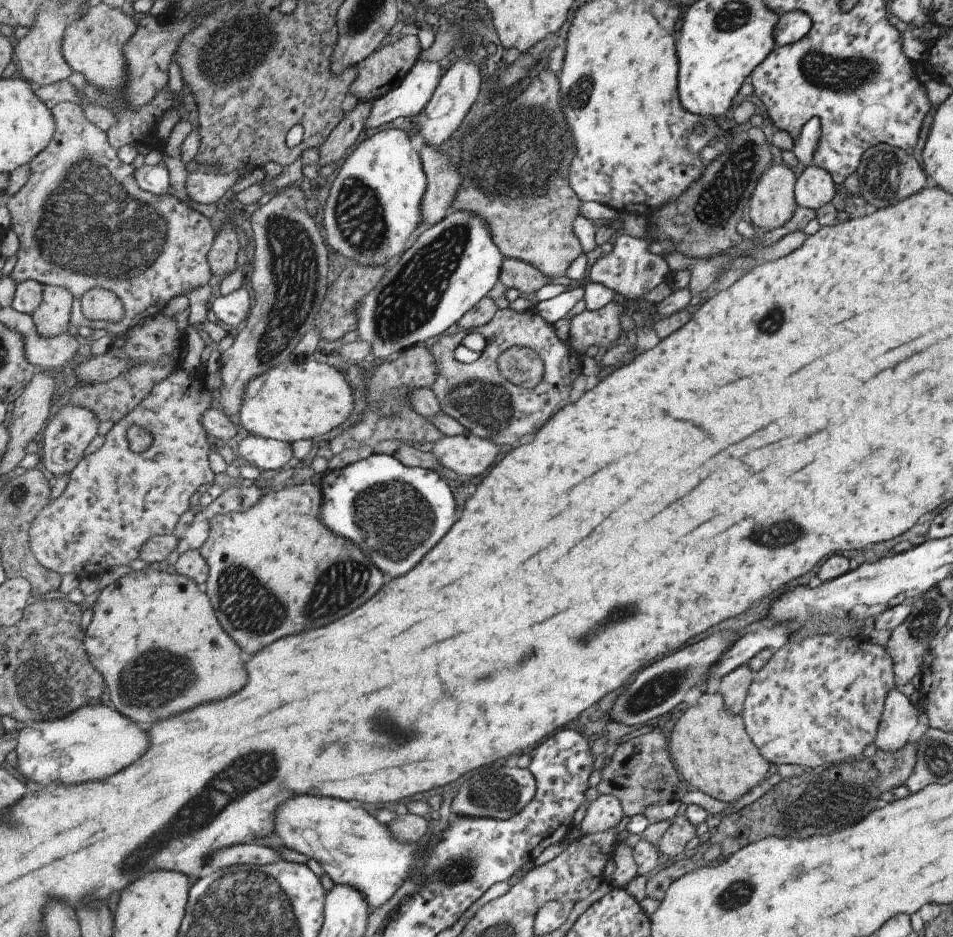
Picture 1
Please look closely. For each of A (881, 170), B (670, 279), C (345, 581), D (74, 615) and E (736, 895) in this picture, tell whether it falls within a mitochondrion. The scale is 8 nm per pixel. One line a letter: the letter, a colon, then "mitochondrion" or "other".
A: mitochondrion
B: other
C: mitochondrion
D: other
E: mitochondrion

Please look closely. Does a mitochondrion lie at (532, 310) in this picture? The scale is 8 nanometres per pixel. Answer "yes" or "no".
no

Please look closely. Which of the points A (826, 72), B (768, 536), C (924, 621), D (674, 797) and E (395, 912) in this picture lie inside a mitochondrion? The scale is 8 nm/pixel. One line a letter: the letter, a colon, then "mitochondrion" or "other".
A: mitochondrion
B: mitochondrion
C: mitochondrion
D: other
E: other

